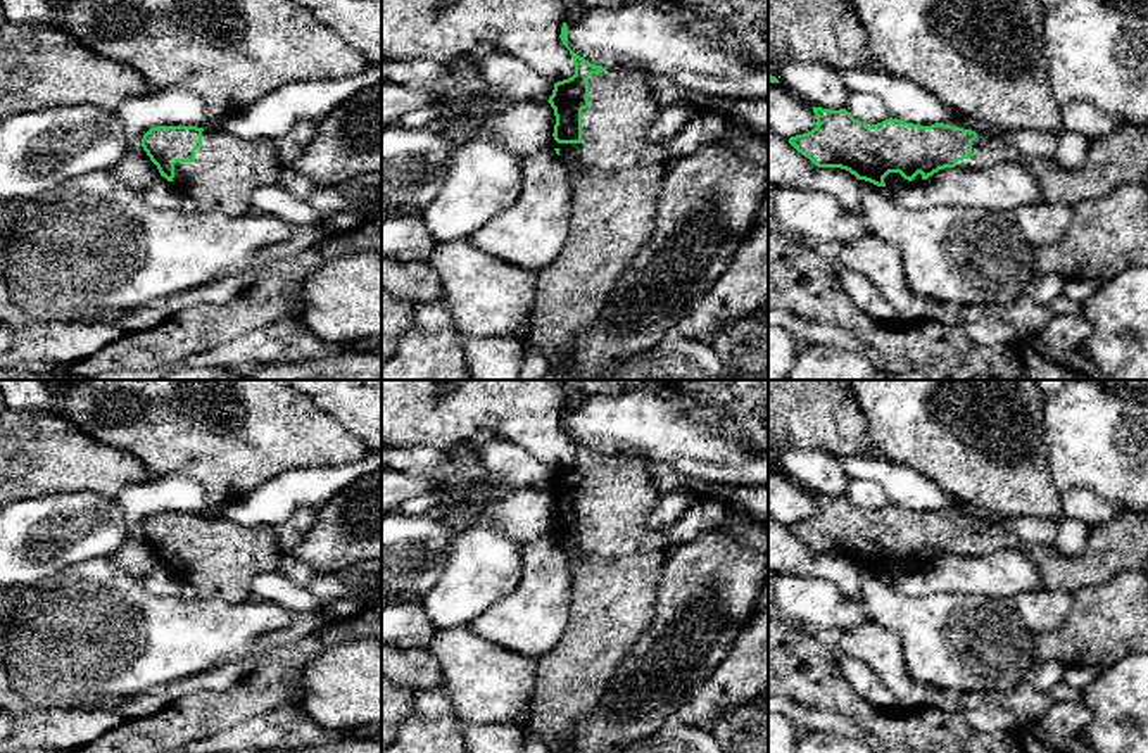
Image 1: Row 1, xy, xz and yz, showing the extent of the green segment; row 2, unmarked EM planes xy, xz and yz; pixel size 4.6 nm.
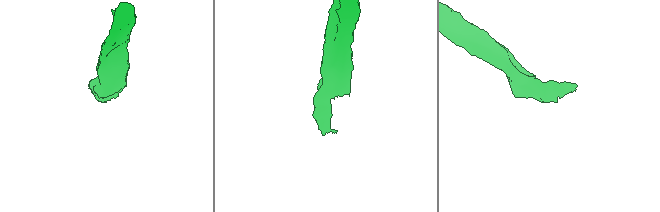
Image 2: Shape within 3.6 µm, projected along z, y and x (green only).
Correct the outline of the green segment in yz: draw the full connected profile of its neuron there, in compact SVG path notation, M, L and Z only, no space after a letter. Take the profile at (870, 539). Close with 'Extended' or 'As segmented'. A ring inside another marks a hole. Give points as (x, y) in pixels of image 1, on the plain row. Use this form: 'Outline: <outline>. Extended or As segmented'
Outline: M813 494L817 513L789 525L789 530L818 554L841 554L856 566L886 573L889 560L899 560L908 570L927 566L944 554L984 556L998 549L1022 551L1038 568L1043 591L1075 592L1081 587L1098 585L1126 570L1148 566L1148 509L1119 509L1117 516L1089 528L1086 549L1077 556L1065 556L1055 546L1034 546L1020 541L987 518L972 518L936 509L918 513L899 506L865 511L846 496L832 497Z. Extended

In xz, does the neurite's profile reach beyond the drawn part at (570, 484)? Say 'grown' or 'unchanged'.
grown

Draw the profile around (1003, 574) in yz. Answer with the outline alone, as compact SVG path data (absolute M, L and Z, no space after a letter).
M998 549L984 556L944 554L927 566L908 570L893 585L905 596L949 592L994 599L1043 591L1038 568L1017 549Z

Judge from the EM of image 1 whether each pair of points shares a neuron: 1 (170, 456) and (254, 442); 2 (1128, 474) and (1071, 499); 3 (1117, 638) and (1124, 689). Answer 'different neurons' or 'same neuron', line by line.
1: same neuron
2: different neurons
3: different neurons

